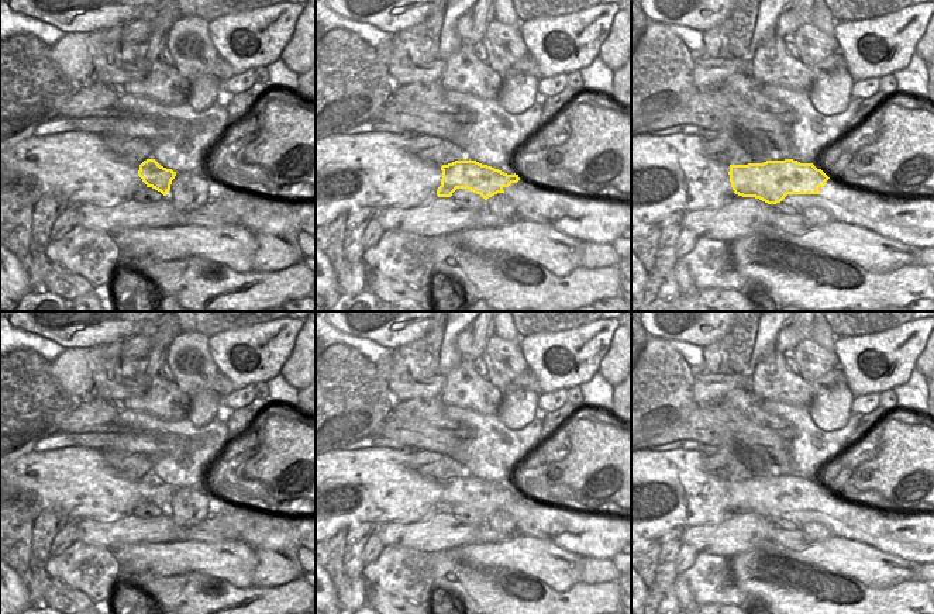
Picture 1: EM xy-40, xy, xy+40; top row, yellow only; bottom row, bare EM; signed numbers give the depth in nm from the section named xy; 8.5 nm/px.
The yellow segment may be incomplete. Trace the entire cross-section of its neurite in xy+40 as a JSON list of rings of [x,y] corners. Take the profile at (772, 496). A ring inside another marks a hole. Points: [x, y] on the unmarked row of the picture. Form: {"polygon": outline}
{"polygon": [[[793,475],[730,480],[728,490],[731,503],[738,511],[755,513],[768,520],[789,520],[799,528],[814,521],[826,525],[835,537],[868,544],[913,563],[934,563],[934,513],[886,514],[878,508],[842,501],[813,479]]]}

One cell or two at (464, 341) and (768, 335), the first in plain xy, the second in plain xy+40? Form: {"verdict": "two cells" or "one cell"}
{"verdict": "two cells"}

